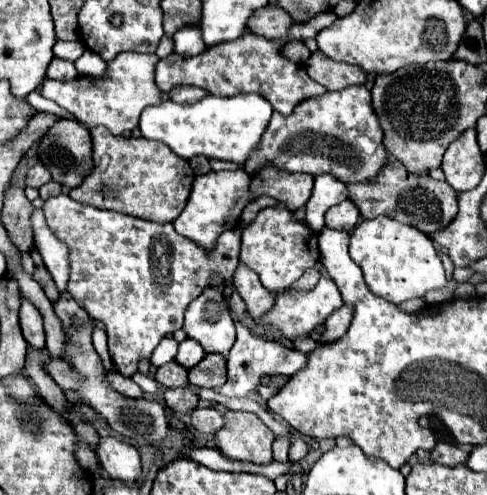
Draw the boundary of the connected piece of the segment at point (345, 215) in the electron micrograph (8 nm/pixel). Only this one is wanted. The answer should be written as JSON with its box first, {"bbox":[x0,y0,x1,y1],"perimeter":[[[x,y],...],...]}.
{"bbox":[325,200,359,230],"perimeter":[[[345,200],[325,214],[325,226],[333,230],[353,230],[359,222],[359,210],[351,200]]]}

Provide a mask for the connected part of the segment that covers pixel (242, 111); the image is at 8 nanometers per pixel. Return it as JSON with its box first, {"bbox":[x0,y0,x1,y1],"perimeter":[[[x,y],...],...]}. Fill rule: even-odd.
{"bbox":[139,94,271,166],"perimeter":[[[207,94],[195,104],[175,104],[171,100],[163,100],[161,104],[147,106],[141,112],[139,130],[143,138],[167,144],[183,160],[205,156],[207,160],[223,160],[243,166],[249,160],[249,154],[259,146],[271,114],[271,104],[259,94],[237,94],[231,98]]]}

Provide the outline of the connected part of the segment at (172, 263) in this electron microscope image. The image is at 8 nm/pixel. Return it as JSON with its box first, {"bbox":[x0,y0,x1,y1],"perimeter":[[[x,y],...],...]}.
{"bbox":[43,194,241,376],"perimeter":[[[65,194],[49,198],[43,206],[43,212],[49,228],[69,246],[71,278],[67,290],[93,320],[103,322],[105,332],[109,336],[109,354],[113,366],[123,376],[133,376],[139,368],[139,362],[149,360],[155,346],[165,336],[171,336],[183,326],[185,308],[211,284],[211,272],[219,272],[223,280],[227,280],[233,276],[239,264],[241,228],[223,232],[217,240],[217,248],[205,252],[185,236],[177,234],[173,224],[153,224],[119,212],[99,210],[93,206],[79,204]]]}

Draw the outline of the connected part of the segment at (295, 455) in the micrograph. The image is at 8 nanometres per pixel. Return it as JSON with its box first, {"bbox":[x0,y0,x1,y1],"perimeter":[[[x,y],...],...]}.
{"bbox":[289,440,307,462],"perimeter":[[[295,440],[289,448],[289,460],[291,462],[301,462],[305,458],[305,454],[307,454],[307,444],[303,440]]]}

